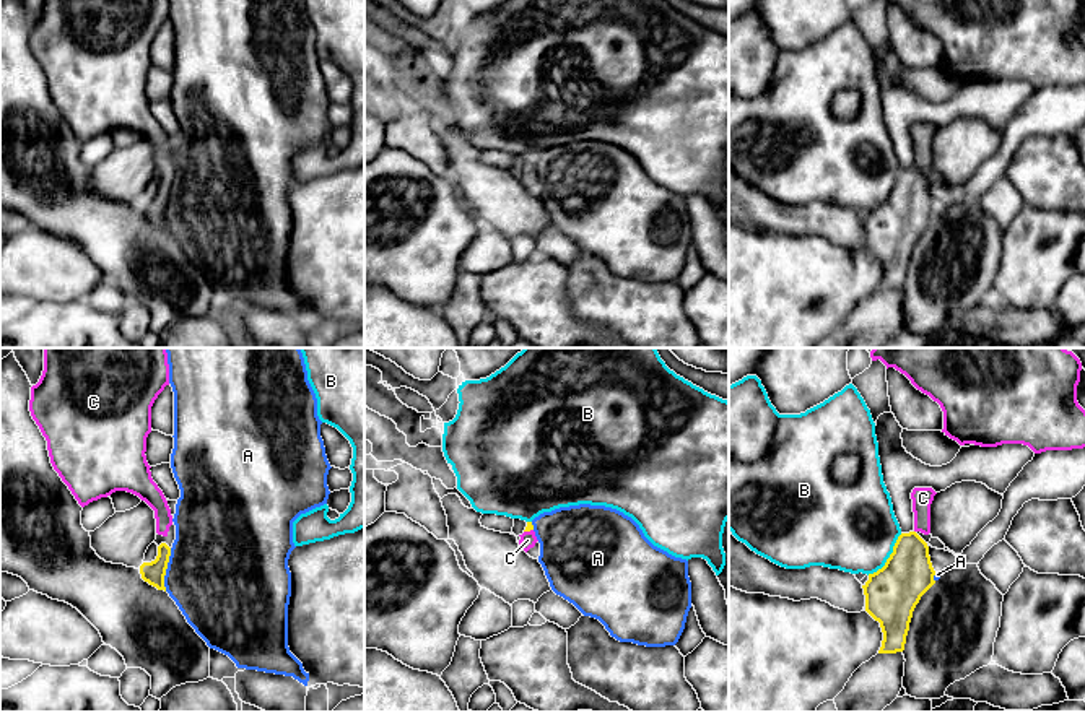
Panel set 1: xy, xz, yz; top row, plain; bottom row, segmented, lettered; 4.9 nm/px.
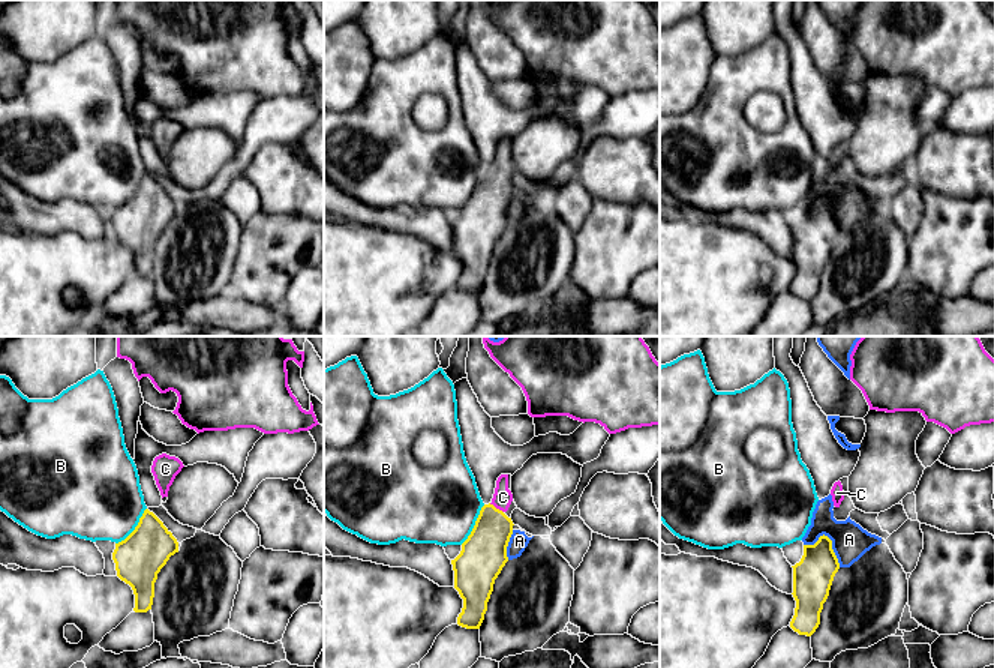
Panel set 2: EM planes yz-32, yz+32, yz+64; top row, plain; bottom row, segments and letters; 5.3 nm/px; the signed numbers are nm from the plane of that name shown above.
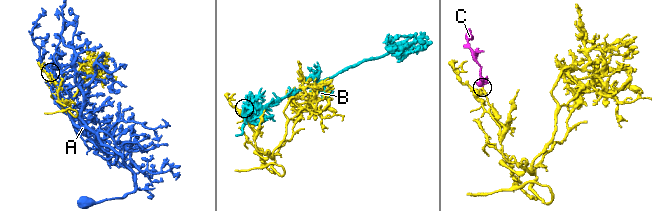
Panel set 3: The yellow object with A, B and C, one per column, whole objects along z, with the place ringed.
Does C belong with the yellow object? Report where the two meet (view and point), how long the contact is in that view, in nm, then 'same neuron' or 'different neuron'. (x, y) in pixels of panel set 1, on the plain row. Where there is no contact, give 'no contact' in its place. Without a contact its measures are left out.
xz (527, 166) | 50 nm | same neuron

